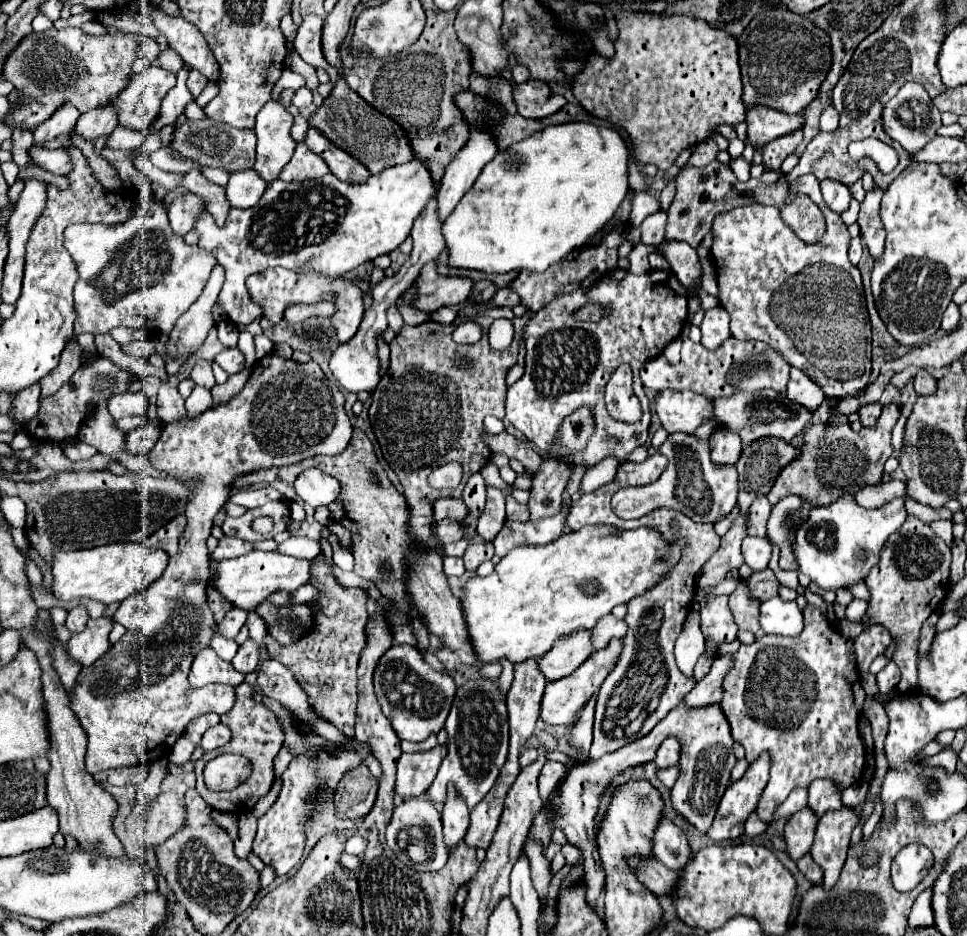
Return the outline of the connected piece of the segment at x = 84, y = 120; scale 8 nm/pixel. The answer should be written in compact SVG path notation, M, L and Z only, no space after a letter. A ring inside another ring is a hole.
M109 104L109 108L97 108L97 112L81 114L75 124L75 134L87 142L95 142L101 136L109 136L113 130L113 104Z

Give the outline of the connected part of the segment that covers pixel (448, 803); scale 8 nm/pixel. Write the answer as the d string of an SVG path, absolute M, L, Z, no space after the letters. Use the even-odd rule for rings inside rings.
M449 784L447 790L447 800L443 804L443 836L445 844L449 844L449 850L453 850L455 844L463 840L469 828L469 808L459 796L455 784Z

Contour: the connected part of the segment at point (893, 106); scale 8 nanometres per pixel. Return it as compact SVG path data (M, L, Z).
M903 84L899 88L899 92L883 106L881 112L881 120L883 120L883 128L885 134L899 142L909 154L921 150L921 146L925 146L929 140L933 140L937 134L937 128L941 126L941 112L933 106L927 90L921 84Z

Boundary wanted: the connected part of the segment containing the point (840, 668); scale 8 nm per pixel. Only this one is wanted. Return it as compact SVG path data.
M813 604L803 608L803 618L805 628L799 636L789 638L765 634L749 646L741 644L733 654L733 666L725 674L723 698L719 702L731 726L733 740L745 748L745 758L759 758L761 752L769 752L771 776L755 810L767 824L773 822L775 808L793 788L807 788L815 778L829 778L845 790L855 784L865 770L865 744L857 728L865 690L853 662L853 640L839 634L833 622L829 622Z

